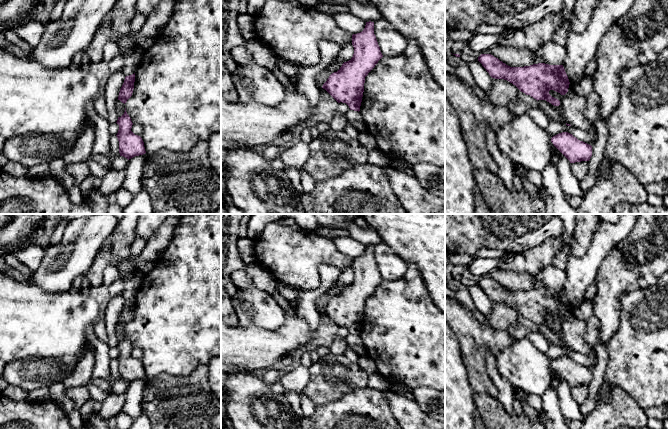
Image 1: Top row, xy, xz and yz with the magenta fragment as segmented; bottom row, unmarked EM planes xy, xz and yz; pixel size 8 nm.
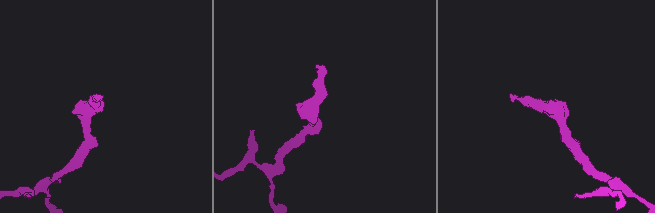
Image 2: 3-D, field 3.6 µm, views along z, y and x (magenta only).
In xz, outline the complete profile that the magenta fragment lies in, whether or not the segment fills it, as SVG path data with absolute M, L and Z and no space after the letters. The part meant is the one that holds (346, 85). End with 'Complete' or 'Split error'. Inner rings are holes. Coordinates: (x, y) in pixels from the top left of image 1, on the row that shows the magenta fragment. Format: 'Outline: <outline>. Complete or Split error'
Outline: M366 22L362 32L352 35L353 57L332 73L322 88L338 103L346 103L350 110L348 123L359 132L367 131L360 114L365 77L383 57L374 34L374 22Z. Split error

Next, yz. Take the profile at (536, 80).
Outline: M598 0L586 30L580 35L569 33L565 44L567 58L563 65L538 63L510 67L491 54L481 54L478 61L492 78L507 80L537 101L546 100L559 106L560 101L552 97L549 91L565 95L570 83L583 78L586 66L595 57L602 37L618 18L629 12L634 2Z. Split error

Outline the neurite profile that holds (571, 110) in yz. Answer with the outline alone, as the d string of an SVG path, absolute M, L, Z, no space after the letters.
M569 84L565 95L550 90L549 94L560 101L559 106L554 106L546 100L538 100L541 109L548 120L567 123L573 127L595 132L595 125L591 124L585 117L586 98L577 95Z

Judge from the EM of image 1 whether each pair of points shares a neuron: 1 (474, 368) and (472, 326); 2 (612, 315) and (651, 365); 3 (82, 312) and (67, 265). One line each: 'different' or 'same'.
1: same
2: different
3: different

